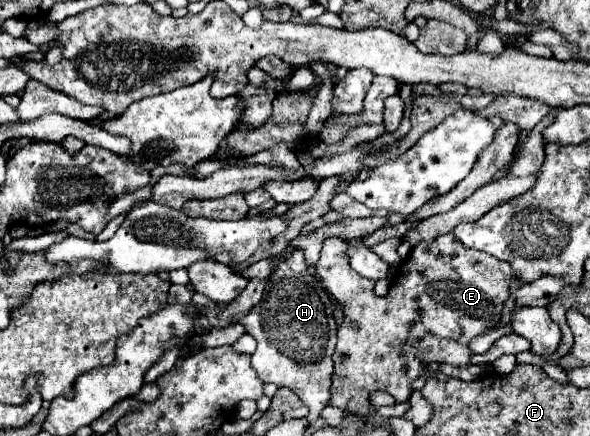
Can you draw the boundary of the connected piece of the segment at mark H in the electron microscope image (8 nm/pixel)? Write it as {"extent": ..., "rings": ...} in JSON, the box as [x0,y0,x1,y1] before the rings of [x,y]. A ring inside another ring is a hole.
{"extent":[240,250,338,420],"rings":[[[294,250],[288,254],[268,278],[258,306],[254,306],[240,324],[244,324],[246,332],[258,342],[258,348],[252,354],[252,368],[258,378],[266,384],[286,386],[296,392],[310,410],[308,420],[316,420],[330,400],[330,374],[334,372],[332,352],[338,326],[322,282],[308,274],[302,252]]]}

